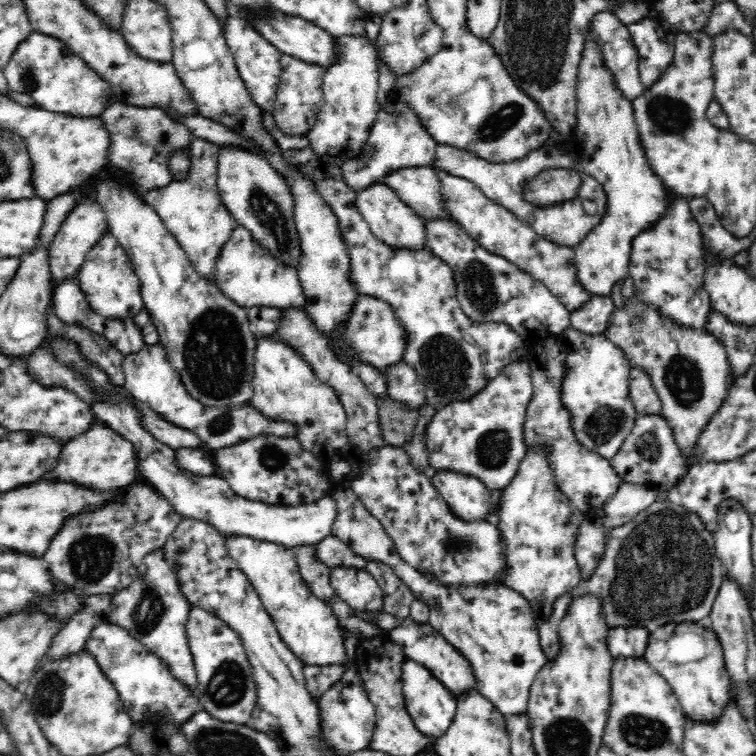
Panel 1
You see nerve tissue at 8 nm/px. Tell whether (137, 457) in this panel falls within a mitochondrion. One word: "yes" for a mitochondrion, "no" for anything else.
no

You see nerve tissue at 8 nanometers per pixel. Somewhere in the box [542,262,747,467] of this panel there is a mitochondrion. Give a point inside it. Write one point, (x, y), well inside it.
(682, 379)

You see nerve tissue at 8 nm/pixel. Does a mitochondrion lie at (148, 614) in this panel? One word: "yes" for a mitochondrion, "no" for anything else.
yes

